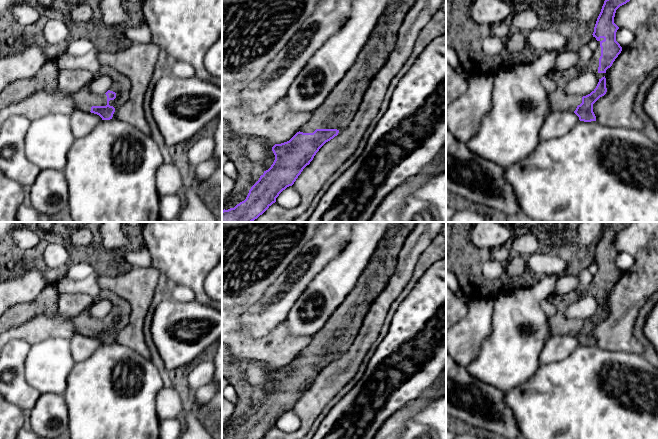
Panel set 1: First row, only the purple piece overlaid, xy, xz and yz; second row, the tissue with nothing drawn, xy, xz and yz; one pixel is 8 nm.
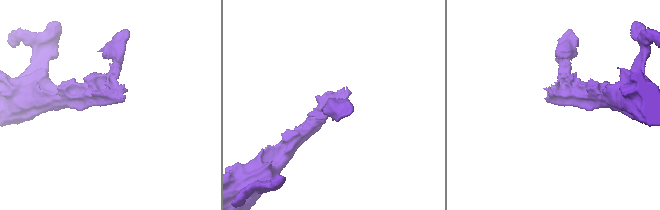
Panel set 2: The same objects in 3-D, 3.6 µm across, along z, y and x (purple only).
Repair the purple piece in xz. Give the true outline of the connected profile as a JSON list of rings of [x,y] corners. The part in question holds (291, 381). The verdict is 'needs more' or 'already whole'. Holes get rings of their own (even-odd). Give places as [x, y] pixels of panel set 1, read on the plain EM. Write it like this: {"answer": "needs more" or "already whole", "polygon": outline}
{"answer": "needs more", "polygon": [[[393,222],[379,242],[369,263],[362,271],[355,287],[334,311],[325,325],[312,338],[311,343],[287,366],[275,368],[272,375],[275,384],[251,411],[246,423],[234,432],[223,434],[222,439],[262,439],[287,411],[292,410],[303,393],[310,388],[319,373],[343,356],[354,342],[370,305],[383,291],[394,274],[398,255],[417,222]]]}

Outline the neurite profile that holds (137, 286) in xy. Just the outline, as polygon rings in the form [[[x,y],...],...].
[[[131,268],[116,276],[102,275],[98,280],[101,290],[117,294],[131,307],[129,322],[118,332],[115,342],[133,349],[149,360],[151,355],[144,340],[143,326],[161,275],[153,268]]]

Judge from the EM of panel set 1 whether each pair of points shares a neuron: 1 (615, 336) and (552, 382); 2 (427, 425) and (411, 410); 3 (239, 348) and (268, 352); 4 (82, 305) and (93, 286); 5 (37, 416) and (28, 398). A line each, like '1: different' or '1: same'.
1: different
2: different
3: same
4: different
5: different

